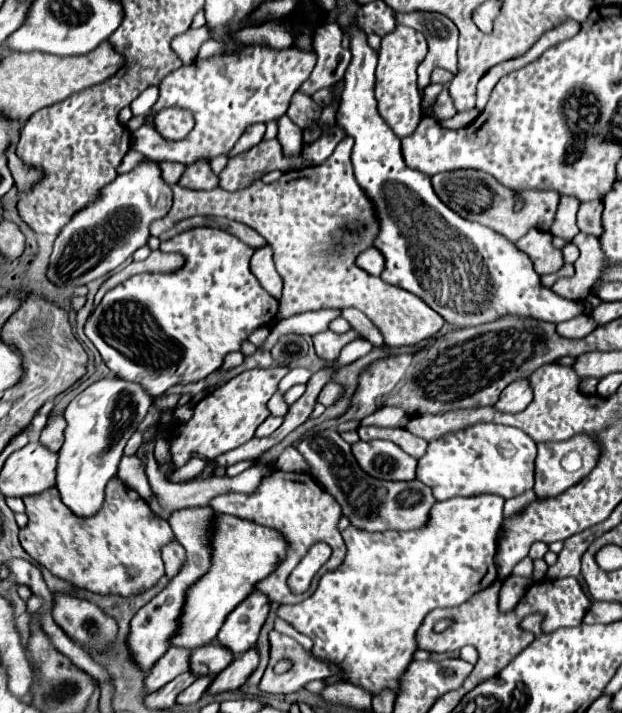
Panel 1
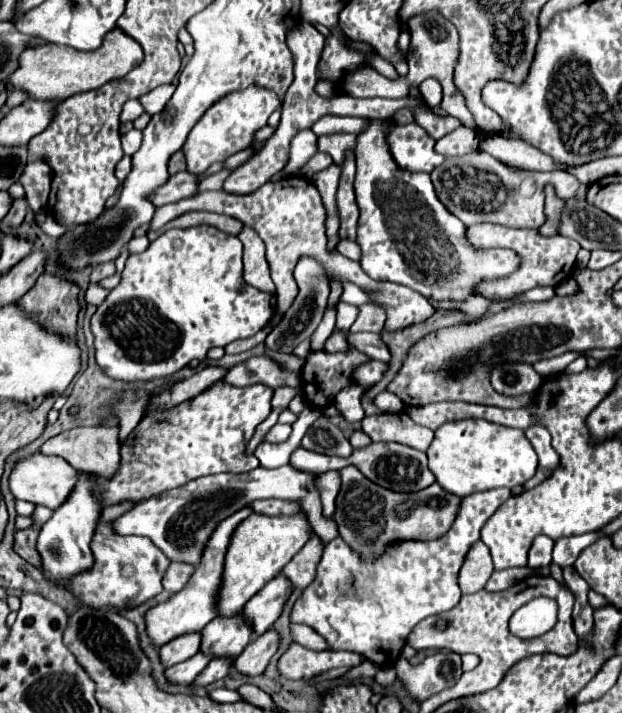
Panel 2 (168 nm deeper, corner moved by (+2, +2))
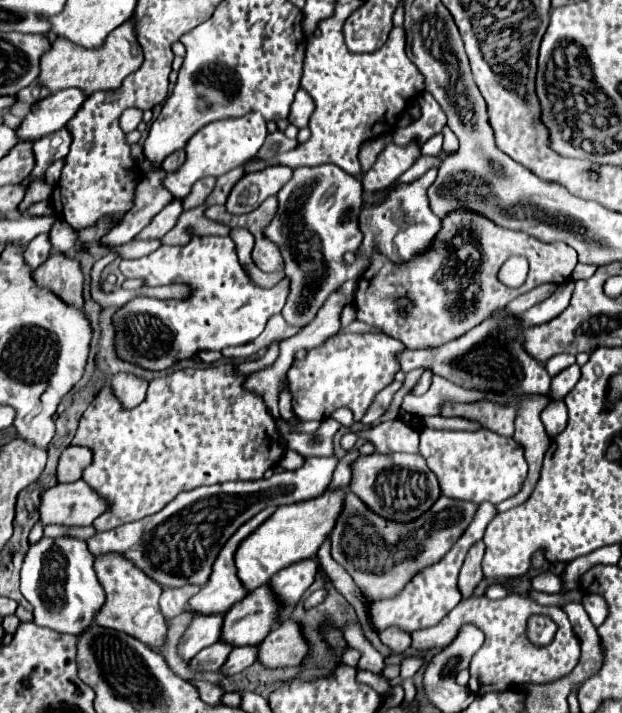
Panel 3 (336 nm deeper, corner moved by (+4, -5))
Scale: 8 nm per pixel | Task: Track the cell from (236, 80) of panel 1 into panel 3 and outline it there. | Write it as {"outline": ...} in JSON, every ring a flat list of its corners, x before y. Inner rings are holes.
{"outline":[[250,112,240,118,228,118,228,120,216,120,200,128,186,144,186,162,172,174,166,176,164,184,172,192,174,198,186,198,190,194,190,188,196,180,206,176,222,176,228,170,248,162,264,144,266,138,266,120,260,116,260,112]]}

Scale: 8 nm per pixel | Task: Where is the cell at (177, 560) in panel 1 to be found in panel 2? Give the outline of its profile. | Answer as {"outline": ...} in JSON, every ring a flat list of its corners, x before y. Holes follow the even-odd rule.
{"outline":[[172,563,162,579,162,585,166,591,170,593,178,593,180,589,184,589,186,581,192,577,194,567,192,565,184,565,184,563]]}

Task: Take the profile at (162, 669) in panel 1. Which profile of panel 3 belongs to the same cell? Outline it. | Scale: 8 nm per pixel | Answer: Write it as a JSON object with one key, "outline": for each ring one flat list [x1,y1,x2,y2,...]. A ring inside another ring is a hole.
{"outline":[[212,614,212,616,196,616,190,626,186,628,184,636,178,644,178,654,182,660,192,660,202,648,218,642,220,636,220,624,224,620,224,614]]}

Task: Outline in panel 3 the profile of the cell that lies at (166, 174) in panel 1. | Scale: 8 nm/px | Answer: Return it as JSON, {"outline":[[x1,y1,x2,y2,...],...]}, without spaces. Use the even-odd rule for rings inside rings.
{"outline":[[184,150,174,152,174,154,170,154,170,156,162,162,162,170,164,170,164,172,176,172,176,170,182,166,182,162,184,162,184,160,186,160]]}

